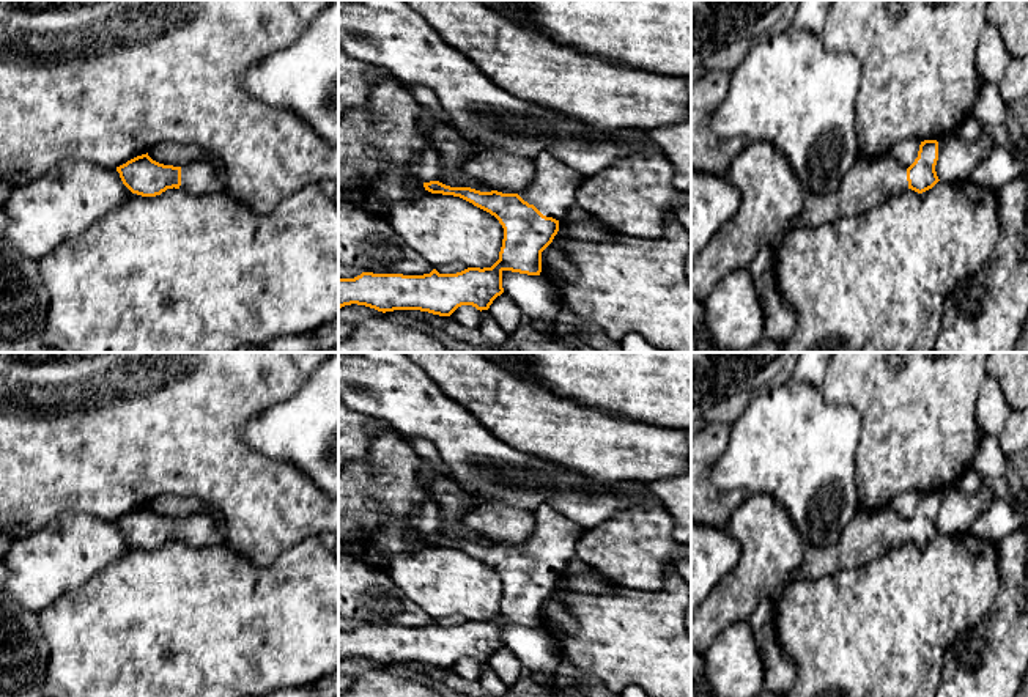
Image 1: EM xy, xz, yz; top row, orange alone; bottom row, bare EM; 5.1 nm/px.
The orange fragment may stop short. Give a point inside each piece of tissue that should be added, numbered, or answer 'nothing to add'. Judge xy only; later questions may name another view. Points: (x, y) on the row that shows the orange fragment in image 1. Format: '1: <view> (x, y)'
1: xy (199, 178)

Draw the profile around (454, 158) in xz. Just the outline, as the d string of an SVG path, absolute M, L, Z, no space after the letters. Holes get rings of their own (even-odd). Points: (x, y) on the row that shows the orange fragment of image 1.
M468 140L469 148L464 149L457 143L439 143L434 146L441 157L442 175L439 183L450 187L471 187L480 192L491 192L493 189L477 179L463 175L463 167L468 160L474 159L485 148L477 142Z

